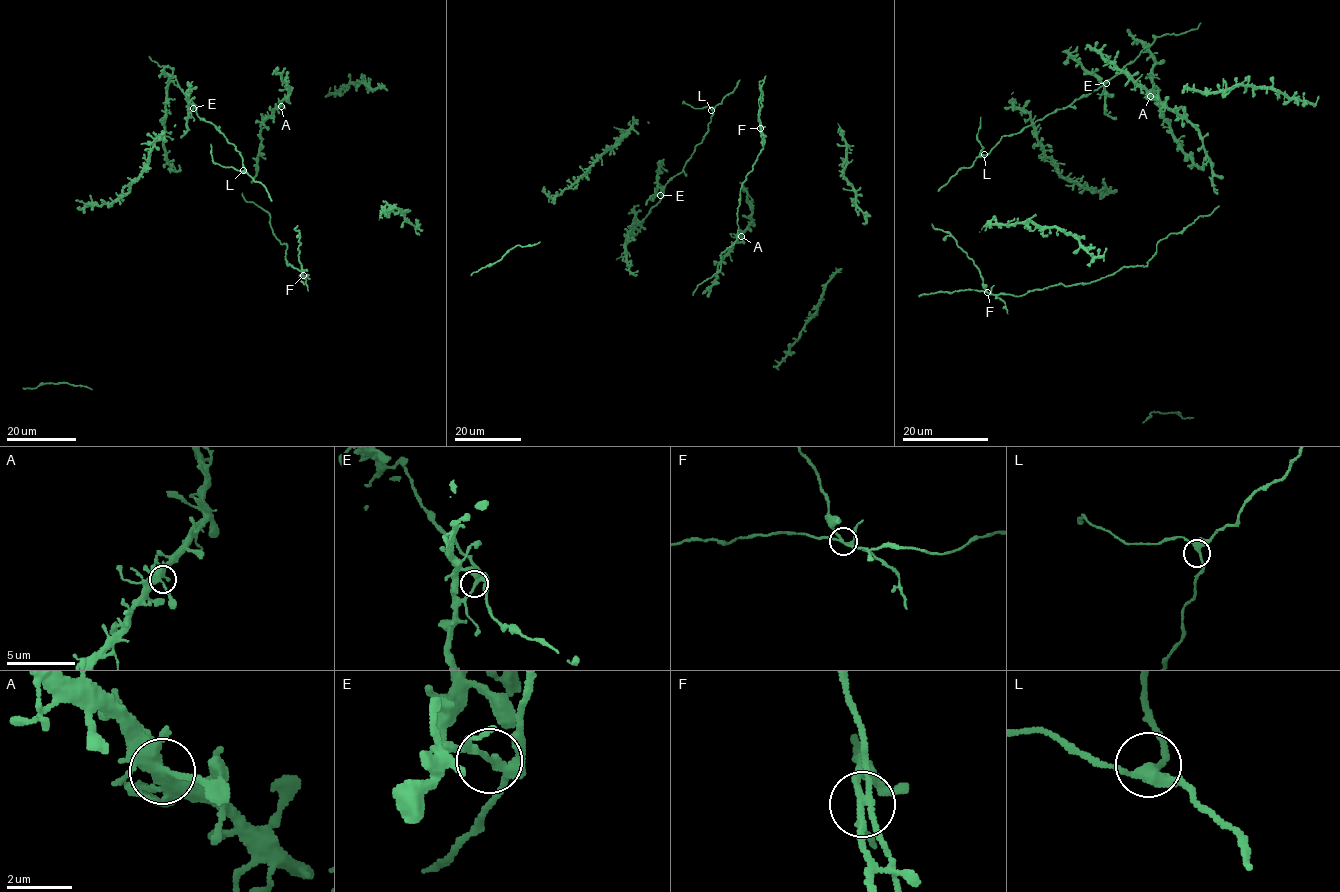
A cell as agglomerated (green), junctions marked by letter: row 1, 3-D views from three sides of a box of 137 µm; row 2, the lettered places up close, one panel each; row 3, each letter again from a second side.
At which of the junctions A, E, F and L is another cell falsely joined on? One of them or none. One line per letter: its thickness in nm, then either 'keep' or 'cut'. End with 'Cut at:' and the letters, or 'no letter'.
A: 400 nm | keep
E: 240 nm | keep
F: 200 nm | cut
L: 280 nm | keep
Cut at: F

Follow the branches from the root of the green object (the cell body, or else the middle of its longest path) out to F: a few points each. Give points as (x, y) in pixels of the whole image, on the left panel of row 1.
F: (299, 242), (299, 262), (303, 275)

